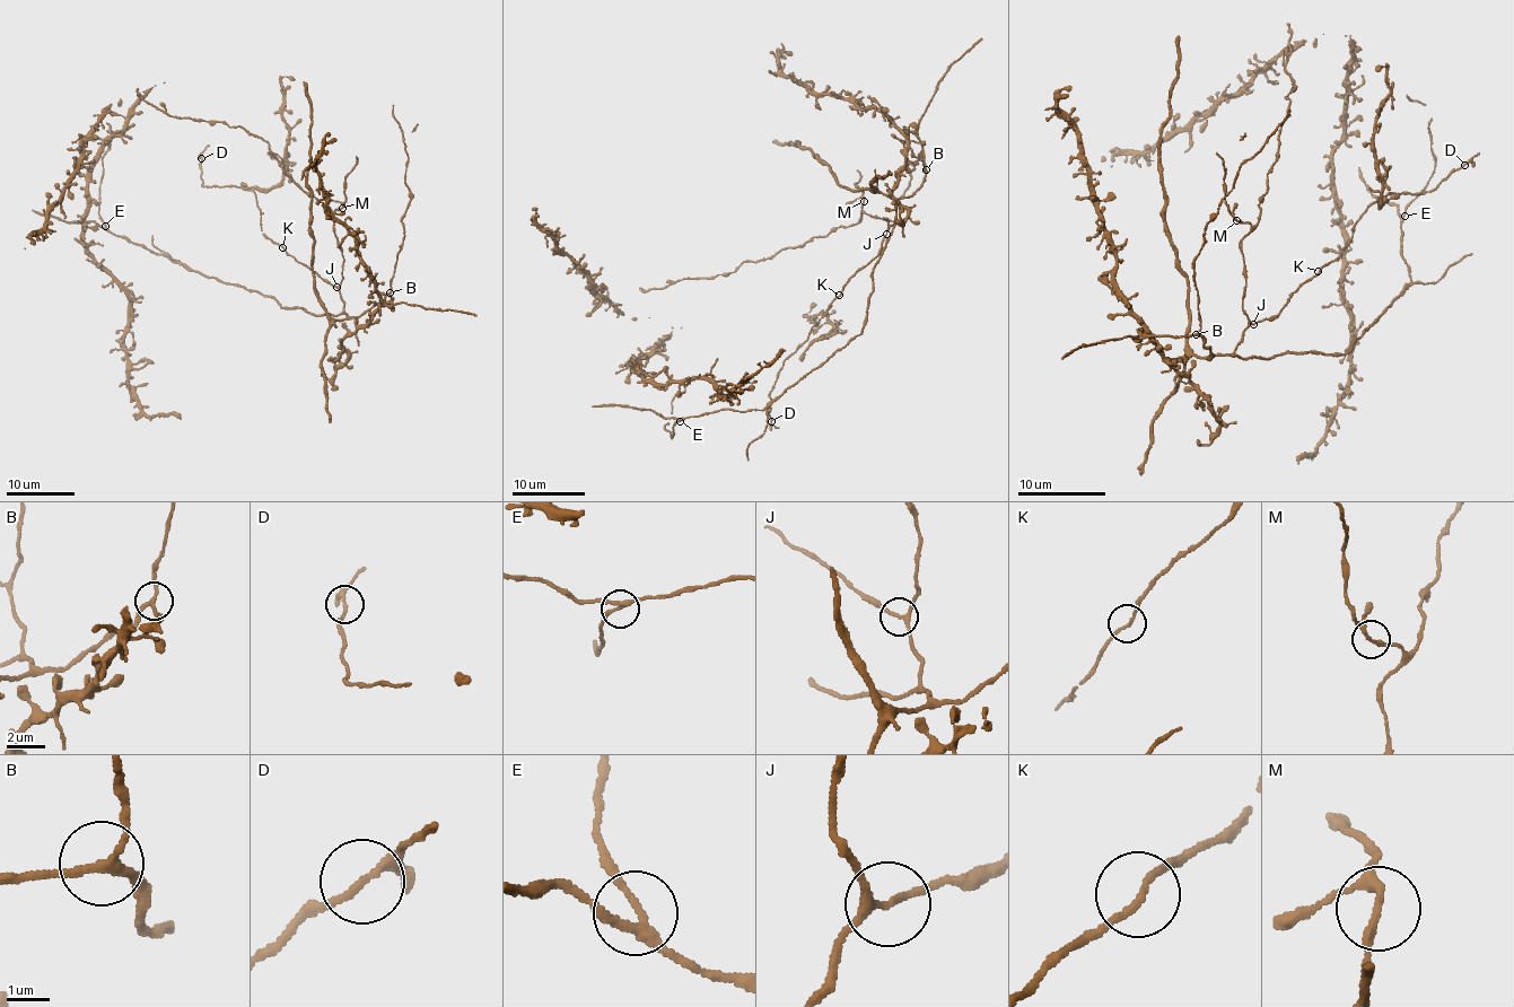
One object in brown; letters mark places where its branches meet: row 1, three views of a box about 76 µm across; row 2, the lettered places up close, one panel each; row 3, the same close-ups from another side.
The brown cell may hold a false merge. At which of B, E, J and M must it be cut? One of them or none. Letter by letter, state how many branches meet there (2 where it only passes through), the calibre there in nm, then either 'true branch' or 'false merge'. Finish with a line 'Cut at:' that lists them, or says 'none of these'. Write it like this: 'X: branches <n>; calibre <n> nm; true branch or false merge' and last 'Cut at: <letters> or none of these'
B: branches 3; calibre 170 nm; true branch
E: branches 3; calibre 200 nm; true branch
J: branches 3; calibre 160 nm; true branch
M: branches 3; calibre 160 nm; true branch
Cut at: none of these

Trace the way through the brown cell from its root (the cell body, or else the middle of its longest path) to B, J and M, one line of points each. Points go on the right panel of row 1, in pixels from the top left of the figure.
B: (1250, 357), (1208, 356), (1213, 359), (1211, 351), (1196, 334)
J: (1250, 357), (1241, 358), (1235, 346), (1241, 334), (1253, 324)
M: (1250, 357), (1235, 352), (1248, 325), (1241, 239), (1250, 231), (1249, 224), (1236, 220)

